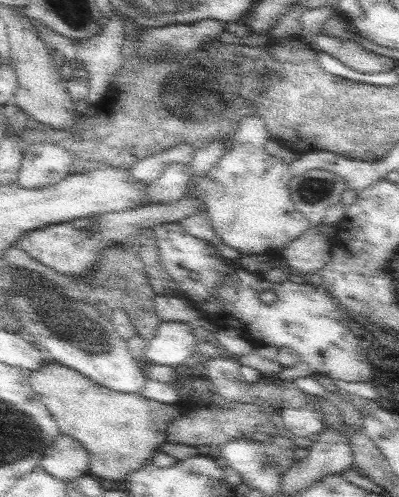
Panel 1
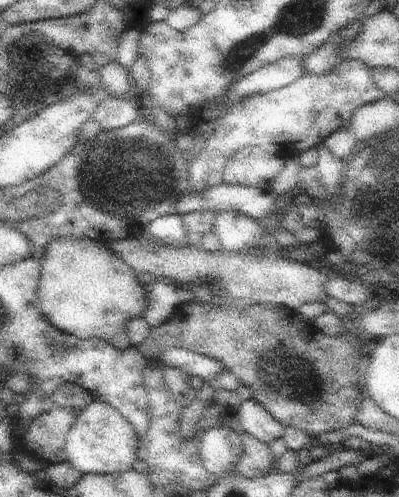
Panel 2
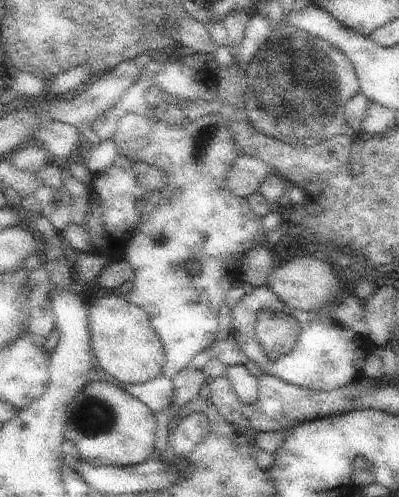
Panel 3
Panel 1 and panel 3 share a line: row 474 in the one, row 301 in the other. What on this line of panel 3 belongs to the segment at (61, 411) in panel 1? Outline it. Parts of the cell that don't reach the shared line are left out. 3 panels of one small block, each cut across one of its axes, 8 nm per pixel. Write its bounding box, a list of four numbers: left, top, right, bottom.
[89,292,165,384]

